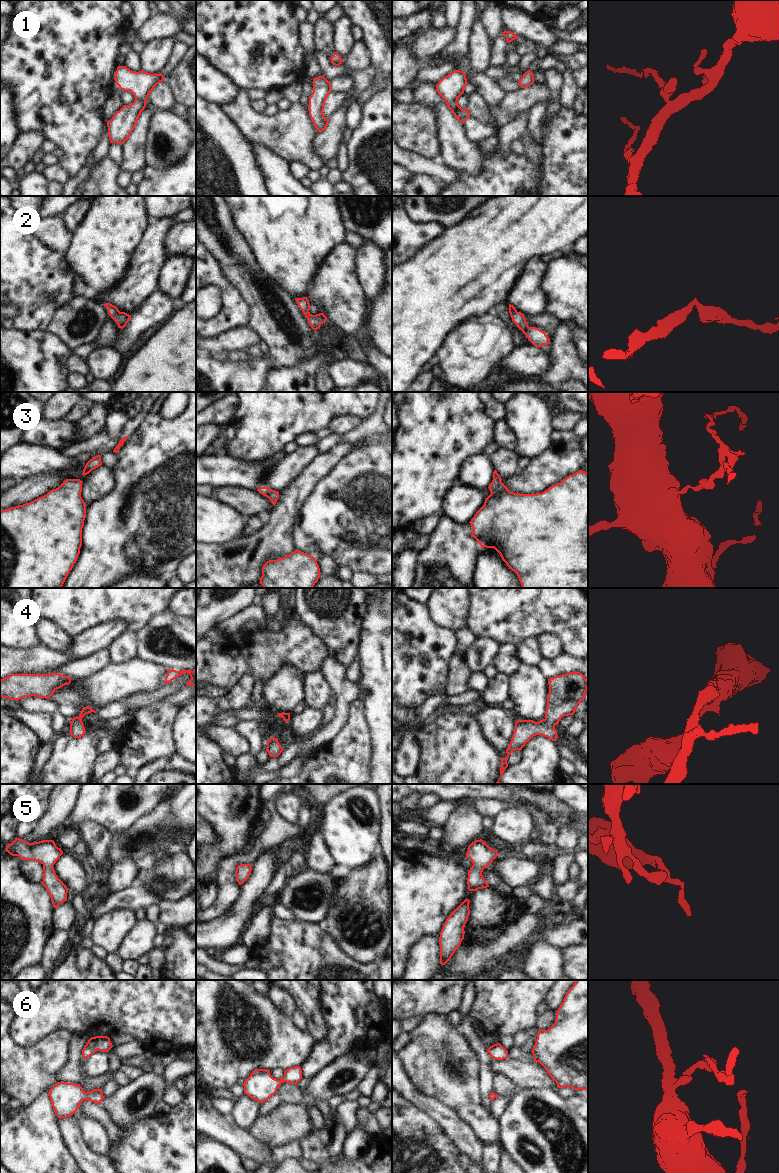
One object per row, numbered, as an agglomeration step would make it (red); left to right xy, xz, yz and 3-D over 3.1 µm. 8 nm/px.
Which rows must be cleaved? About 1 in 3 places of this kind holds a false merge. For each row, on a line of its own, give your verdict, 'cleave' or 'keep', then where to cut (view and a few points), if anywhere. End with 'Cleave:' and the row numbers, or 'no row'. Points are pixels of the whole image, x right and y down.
1: keep; no cut
2: keep; no cut
3: keep; no cut
4: keep; no cut
5: keep; no cut
6: keep; no cut
Cleave: no row

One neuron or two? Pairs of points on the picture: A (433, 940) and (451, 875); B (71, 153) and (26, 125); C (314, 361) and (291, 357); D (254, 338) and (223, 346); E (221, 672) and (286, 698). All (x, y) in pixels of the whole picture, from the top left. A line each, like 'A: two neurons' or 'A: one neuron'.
A: two neurons
B: one neuron
C: two neurons
D: one neuron
E: two neurons

